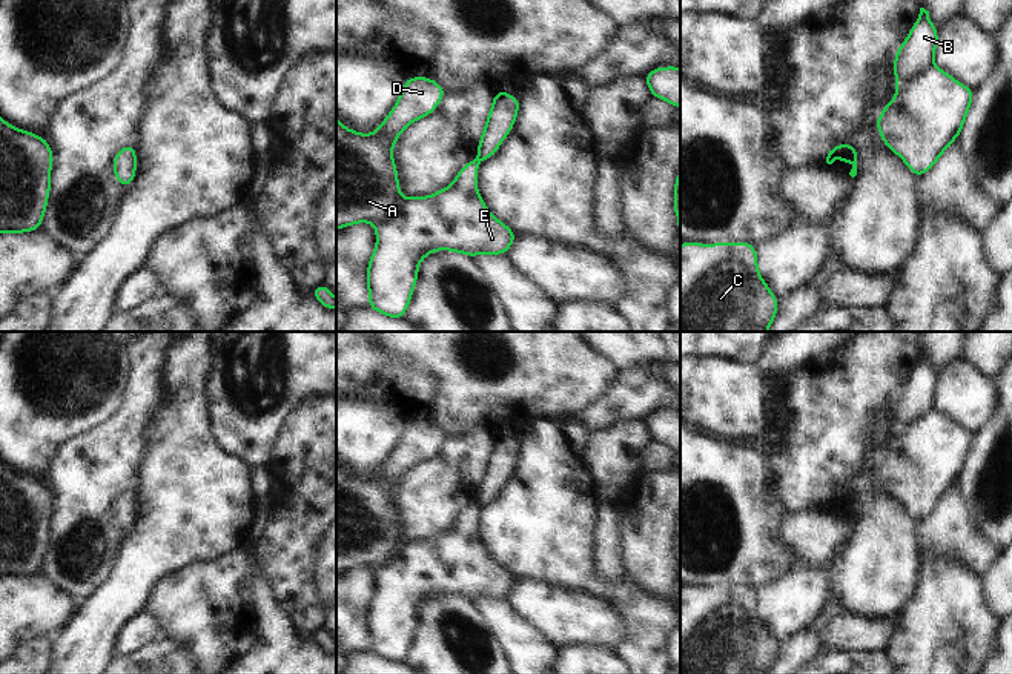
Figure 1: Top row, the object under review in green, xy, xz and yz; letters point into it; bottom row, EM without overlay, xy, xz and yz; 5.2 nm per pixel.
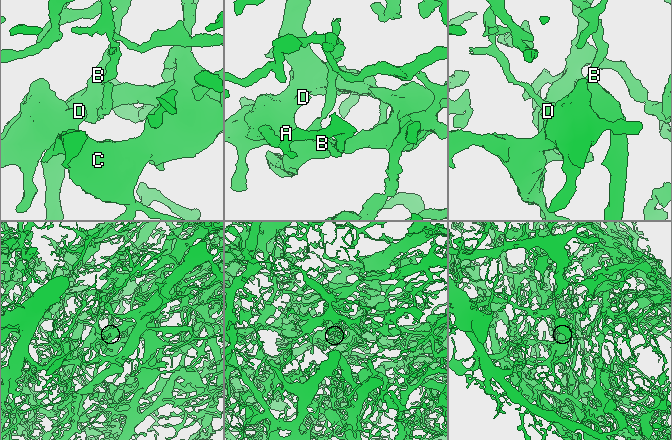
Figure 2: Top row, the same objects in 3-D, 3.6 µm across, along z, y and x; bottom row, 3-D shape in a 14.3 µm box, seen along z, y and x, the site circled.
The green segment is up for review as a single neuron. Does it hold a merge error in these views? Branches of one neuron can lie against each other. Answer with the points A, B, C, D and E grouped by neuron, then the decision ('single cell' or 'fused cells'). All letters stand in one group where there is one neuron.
A B C D / E | fused cells

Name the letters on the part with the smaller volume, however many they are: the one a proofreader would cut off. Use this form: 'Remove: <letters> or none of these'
Remove: E

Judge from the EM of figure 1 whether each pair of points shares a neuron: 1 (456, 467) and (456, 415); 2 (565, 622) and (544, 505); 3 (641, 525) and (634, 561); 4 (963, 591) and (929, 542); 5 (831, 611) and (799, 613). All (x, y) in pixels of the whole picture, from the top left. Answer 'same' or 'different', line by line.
1: different
2: different
3: same
4: different
5: different

